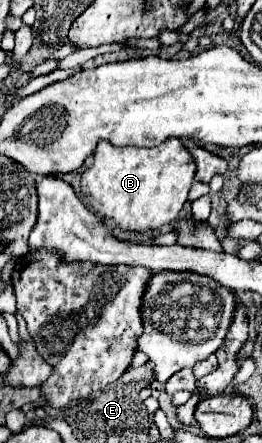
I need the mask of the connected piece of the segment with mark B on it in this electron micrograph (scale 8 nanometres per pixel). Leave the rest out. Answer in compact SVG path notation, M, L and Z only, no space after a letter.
M169 137L169 141L155 147L115 147L109 141L99 141L93 165L81 175L81 191L95 211L101 207L101 215L125 231L159 229L177 221L195 171L193 155L177 137Z

